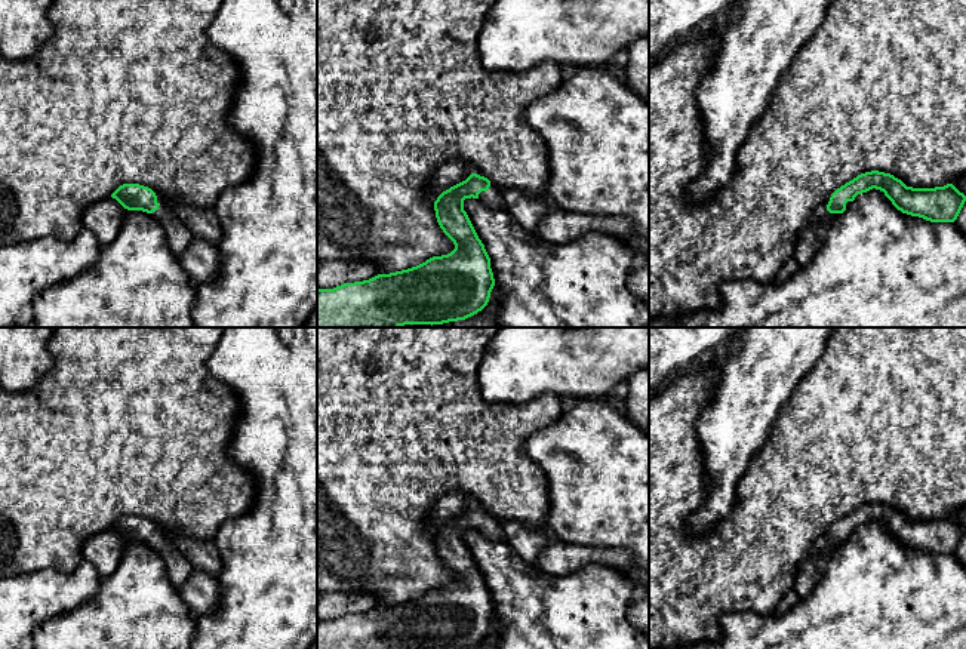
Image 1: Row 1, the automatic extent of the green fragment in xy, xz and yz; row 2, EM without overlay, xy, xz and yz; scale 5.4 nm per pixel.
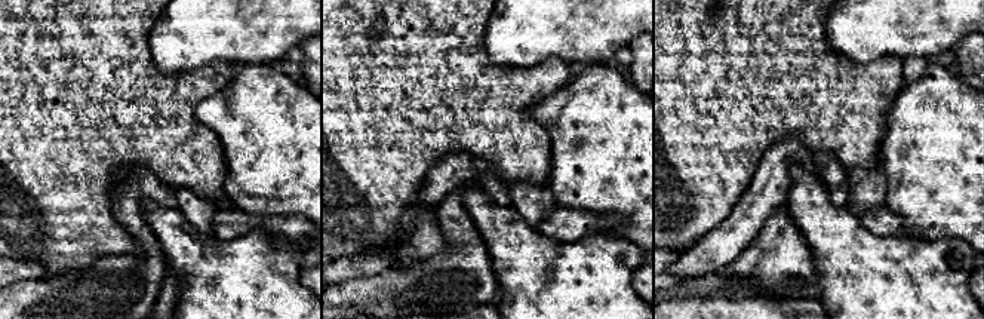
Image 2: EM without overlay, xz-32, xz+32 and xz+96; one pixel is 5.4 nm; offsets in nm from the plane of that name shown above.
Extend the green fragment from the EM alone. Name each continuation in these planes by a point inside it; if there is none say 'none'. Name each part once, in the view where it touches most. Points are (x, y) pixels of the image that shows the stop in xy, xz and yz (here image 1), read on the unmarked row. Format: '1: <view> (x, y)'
1: xy (178, 568)

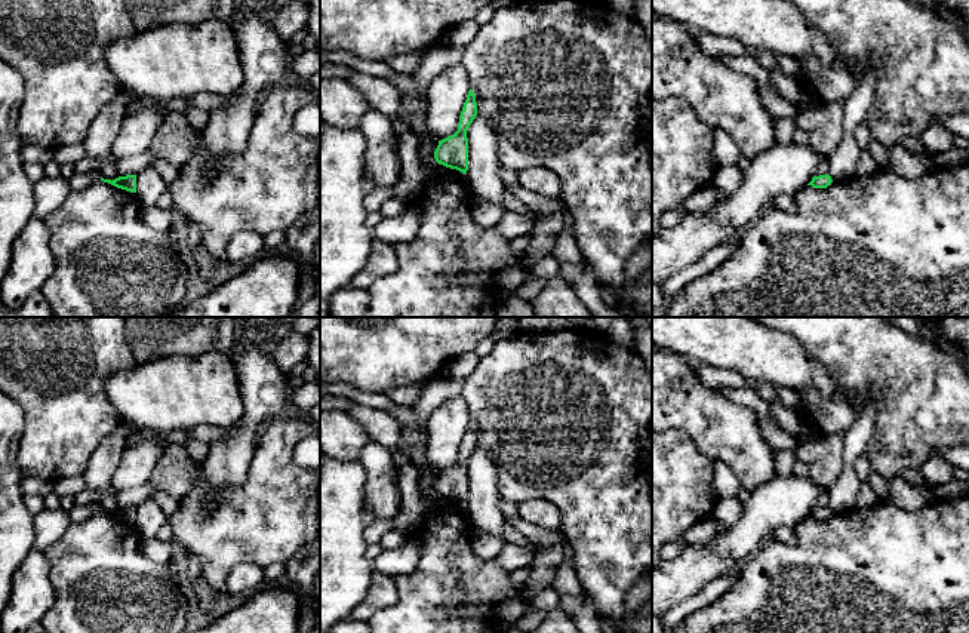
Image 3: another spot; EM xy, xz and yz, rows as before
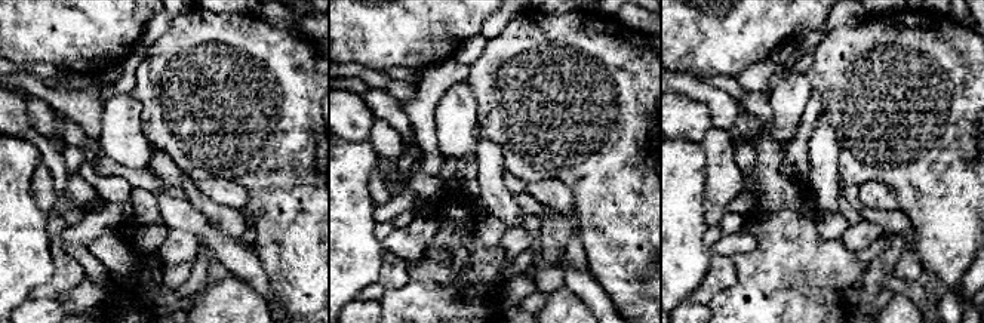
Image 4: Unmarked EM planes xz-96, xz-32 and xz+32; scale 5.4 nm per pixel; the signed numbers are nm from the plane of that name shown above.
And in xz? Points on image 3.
none

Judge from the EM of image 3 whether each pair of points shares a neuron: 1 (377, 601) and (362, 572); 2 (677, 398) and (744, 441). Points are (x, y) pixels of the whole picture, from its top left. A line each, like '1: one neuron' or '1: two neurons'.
1: two neurons
2: one neuron

